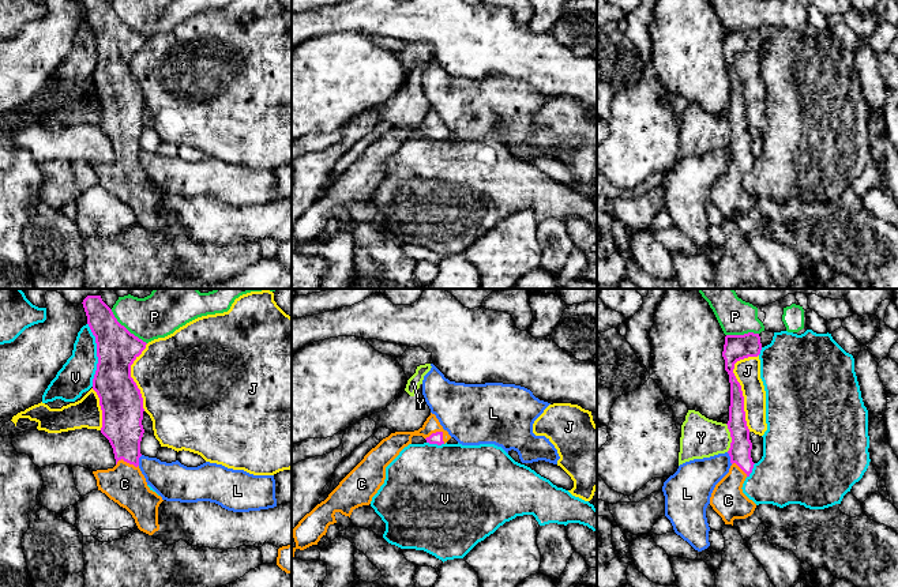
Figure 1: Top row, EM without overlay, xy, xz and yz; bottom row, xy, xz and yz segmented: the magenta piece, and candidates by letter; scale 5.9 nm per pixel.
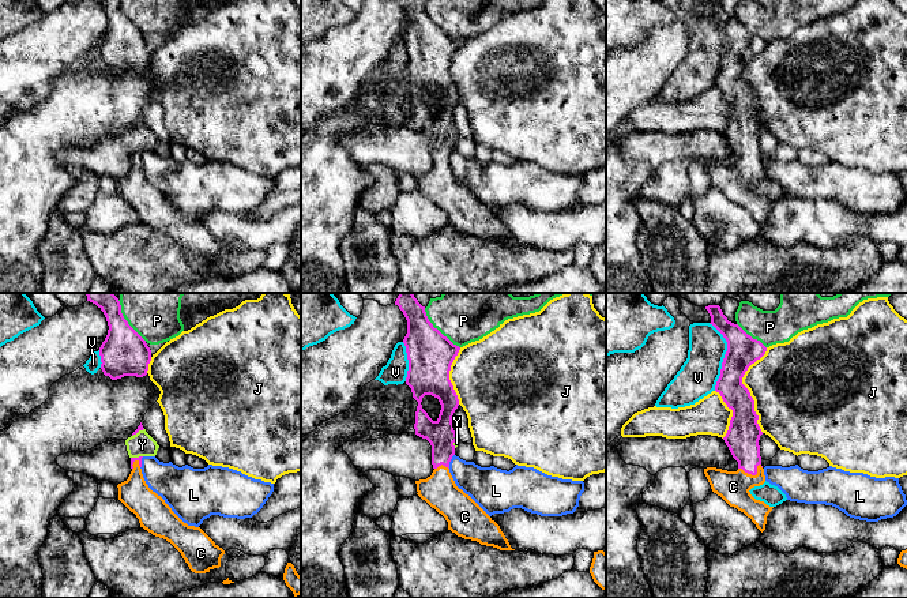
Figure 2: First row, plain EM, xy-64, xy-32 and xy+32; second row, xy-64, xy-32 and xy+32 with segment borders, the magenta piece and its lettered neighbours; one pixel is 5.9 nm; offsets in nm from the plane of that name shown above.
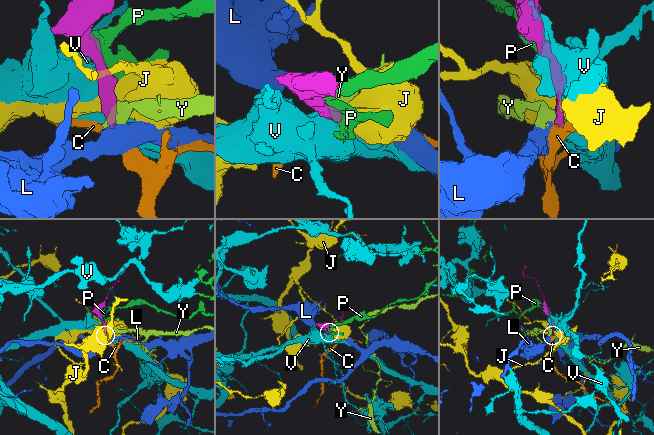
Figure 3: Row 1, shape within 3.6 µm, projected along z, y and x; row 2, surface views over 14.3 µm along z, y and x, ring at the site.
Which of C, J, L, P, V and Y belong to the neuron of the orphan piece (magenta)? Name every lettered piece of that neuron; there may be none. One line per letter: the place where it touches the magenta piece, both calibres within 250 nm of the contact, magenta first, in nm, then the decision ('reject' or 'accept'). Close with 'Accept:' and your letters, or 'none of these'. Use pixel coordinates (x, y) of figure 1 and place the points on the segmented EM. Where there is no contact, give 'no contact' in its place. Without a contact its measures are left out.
C: xz (439, 432) | 70/110 nm | accept
J: yz (740, 386) | 150/150 nm | reject
L: yz (731, 458) | 130/240 nm | reject
P: xy (126, 328) | 240/260 nm | reject
V: xy (97, 354) | 240/200 nm | reject
Y: yz (731, 436) | 130/240 nm | reject
Accept: C

